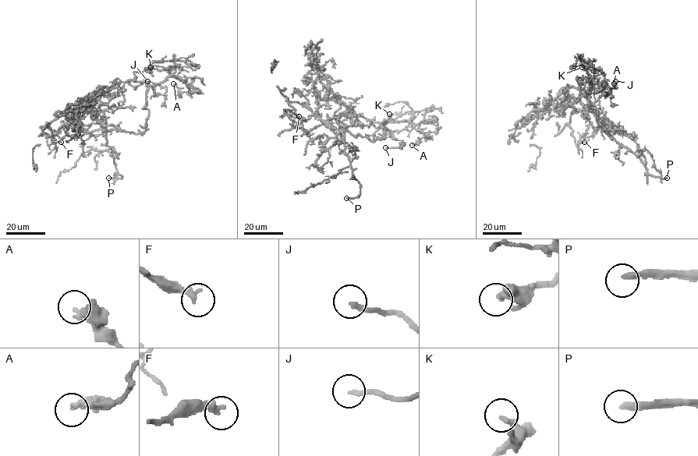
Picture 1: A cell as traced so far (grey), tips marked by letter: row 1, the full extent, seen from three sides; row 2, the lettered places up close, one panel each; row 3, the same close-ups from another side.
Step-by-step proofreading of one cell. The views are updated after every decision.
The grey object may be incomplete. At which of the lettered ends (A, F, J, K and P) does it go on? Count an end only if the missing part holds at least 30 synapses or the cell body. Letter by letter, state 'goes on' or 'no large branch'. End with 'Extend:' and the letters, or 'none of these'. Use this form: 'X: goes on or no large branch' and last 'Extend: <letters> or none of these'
A: no large branch
F: no large branch
J: no large branch
K: no large branch
P: goes on
Extend: P

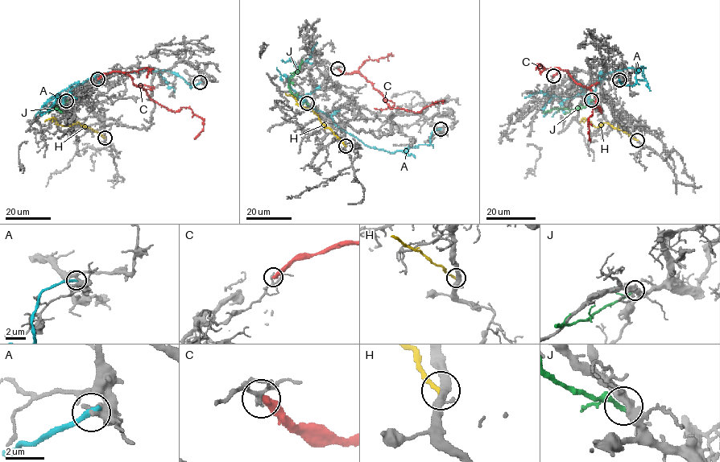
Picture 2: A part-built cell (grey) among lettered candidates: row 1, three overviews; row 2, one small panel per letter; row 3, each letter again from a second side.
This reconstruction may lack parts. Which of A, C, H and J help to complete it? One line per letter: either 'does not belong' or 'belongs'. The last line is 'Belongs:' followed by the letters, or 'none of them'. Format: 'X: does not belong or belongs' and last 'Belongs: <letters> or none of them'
A: does not belong
C: does not belong
H: does not belong
J: does not belong
Belongs: none of them

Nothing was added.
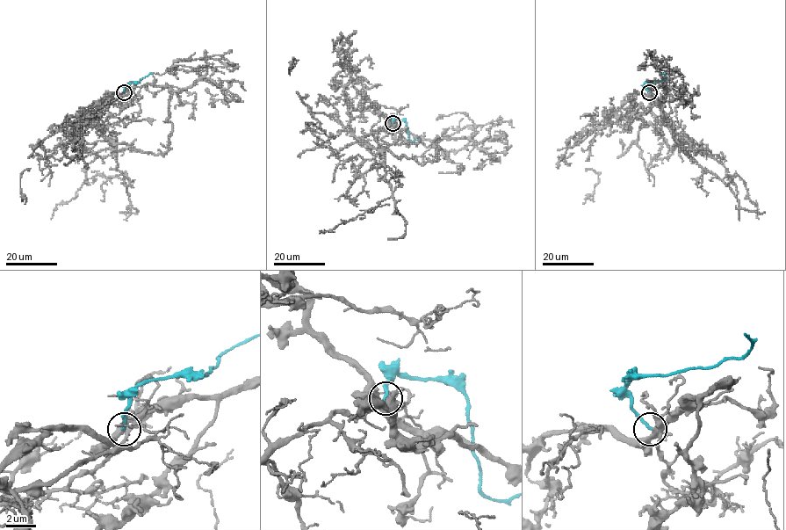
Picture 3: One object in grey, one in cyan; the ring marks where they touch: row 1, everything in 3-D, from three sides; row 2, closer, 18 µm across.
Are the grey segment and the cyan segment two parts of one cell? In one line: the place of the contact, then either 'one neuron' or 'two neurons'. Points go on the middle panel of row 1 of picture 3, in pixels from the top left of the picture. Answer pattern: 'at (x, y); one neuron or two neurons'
at (392, 123); one neuron

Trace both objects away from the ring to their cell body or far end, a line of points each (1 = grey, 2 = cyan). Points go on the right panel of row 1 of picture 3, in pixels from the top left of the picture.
1: (649, 92), (674, 139), (692, 159), (722, 179), (736, 174), (741, 177), (747, 197), (757, 205), (758, 219)
2: (648, 92), (645, 83), (665, 80), (667, 77), (662, 72)

